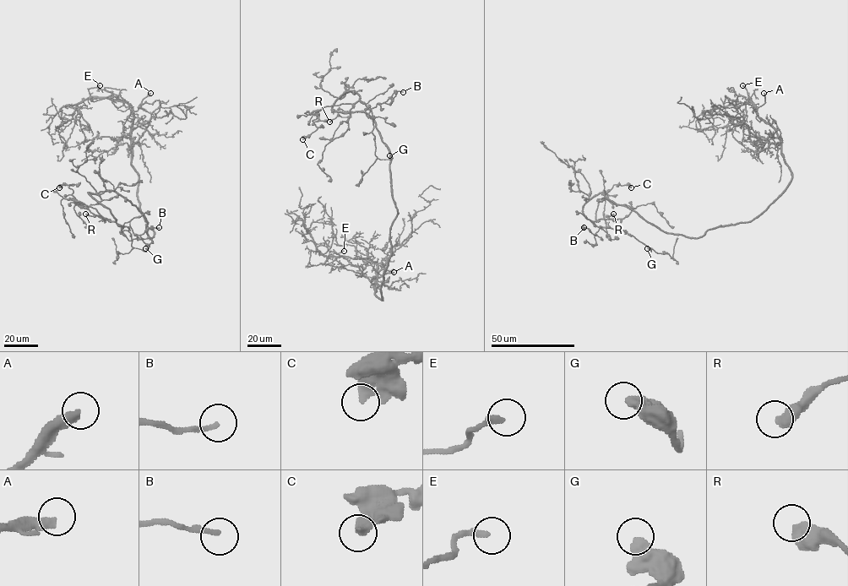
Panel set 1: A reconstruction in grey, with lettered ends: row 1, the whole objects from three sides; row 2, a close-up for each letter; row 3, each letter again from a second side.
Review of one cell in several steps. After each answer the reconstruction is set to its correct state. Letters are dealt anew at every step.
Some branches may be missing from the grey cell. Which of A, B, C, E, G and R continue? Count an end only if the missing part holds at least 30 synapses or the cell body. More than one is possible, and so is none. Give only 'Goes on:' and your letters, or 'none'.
Goes on: A

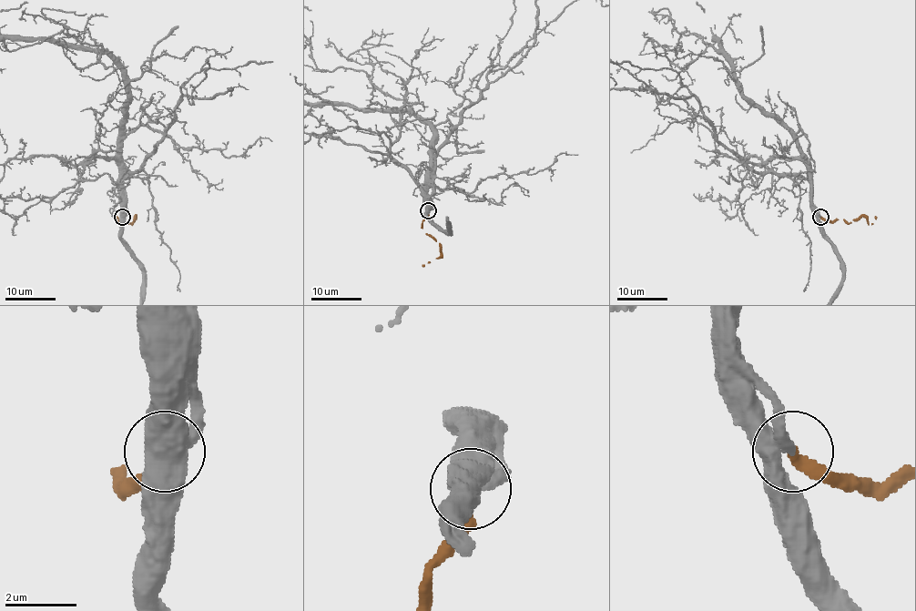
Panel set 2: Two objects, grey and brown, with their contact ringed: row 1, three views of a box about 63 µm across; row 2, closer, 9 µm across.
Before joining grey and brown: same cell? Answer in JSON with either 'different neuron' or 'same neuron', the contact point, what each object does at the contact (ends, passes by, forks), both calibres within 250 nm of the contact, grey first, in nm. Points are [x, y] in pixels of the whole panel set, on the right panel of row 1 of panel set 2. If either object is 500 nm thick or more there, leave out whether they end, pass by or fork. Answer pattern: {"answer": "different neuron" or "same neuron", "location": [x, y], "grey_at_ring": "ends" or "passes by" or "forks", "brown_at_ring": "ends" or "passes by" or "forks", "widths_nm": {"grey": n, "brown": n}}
{"answer": "same neuron", "location": [820, 217], "grey_at_ring": "forks", "brown_at_ring": "ends", "widths_nm": {"grey": 320, "brown": 320}}

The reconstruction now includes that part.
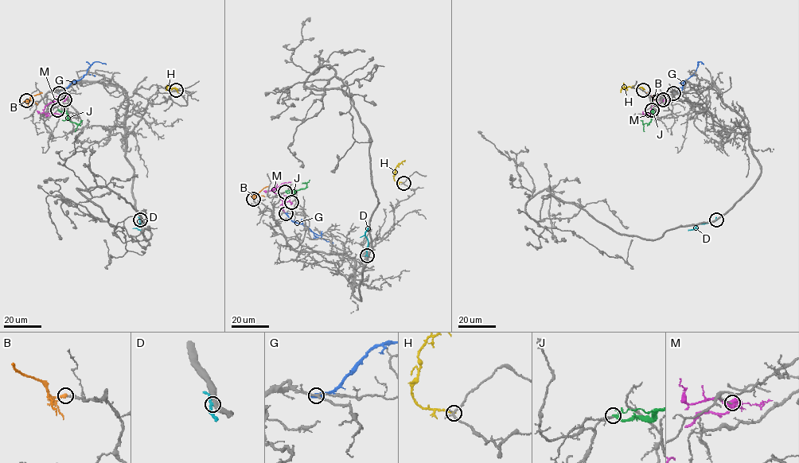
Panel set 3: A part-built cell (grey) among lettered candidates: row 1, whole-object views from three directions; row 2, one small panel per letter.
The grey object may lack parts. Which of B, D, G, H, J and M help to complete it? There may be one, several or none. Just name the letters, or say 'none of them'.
B

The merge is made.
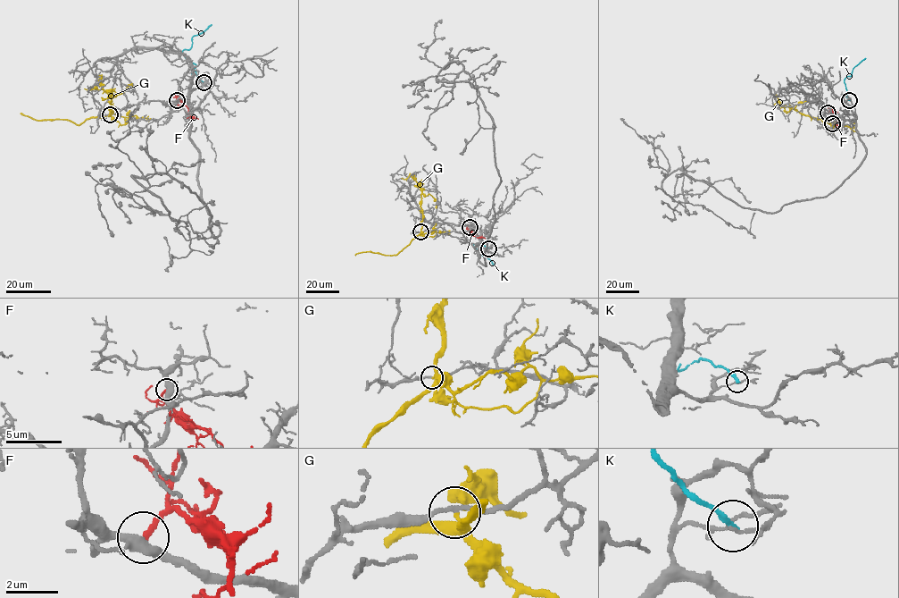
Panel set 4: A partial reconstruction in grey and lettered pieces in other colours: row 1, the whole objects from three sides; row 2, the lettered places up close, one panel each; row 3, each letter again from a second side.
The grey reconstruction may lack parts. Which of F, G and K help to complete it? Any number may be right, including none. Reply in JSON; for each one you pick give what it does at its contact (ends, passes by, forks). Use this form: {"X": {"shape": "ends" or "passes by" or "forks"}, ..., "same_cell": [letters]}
{"same_cell": []}

